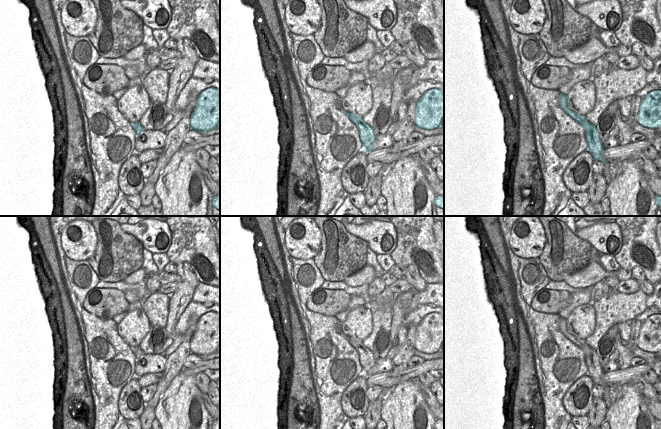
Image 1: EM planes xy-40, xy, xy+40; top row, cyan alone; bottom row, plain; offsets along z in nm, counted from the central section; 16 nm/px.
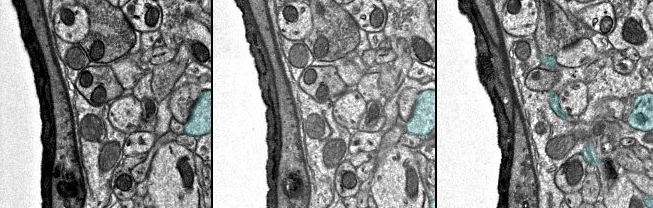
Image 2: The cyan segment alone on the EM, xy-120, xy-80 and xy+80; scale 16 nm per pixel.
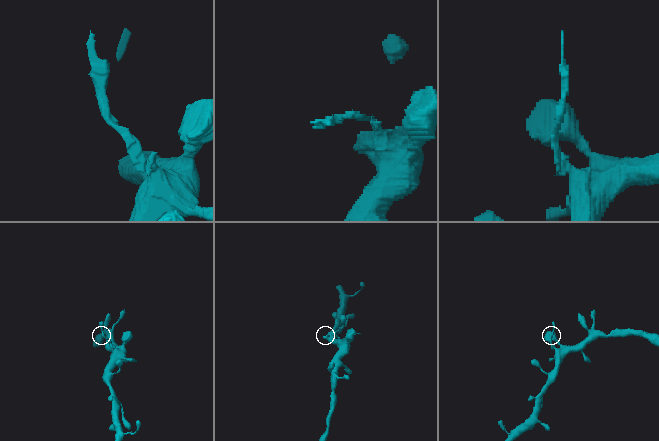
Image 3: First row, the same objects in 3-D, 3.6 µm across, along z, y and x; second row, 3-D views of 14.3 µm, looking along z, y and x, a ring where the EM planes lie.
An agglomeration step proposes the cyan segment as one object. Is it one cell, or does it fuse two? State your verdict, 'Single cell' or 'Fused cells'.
Fused cells

